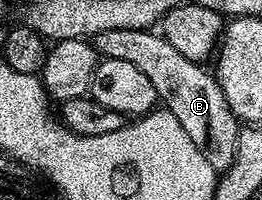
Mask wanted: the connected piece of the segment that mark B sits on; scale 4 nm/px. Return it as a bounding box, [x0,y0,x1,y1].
[91,29,239,173]

